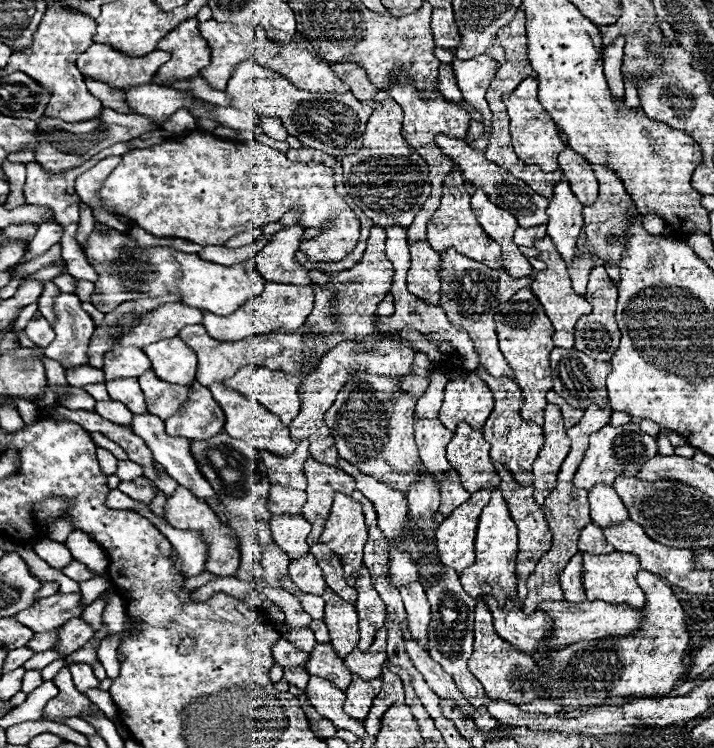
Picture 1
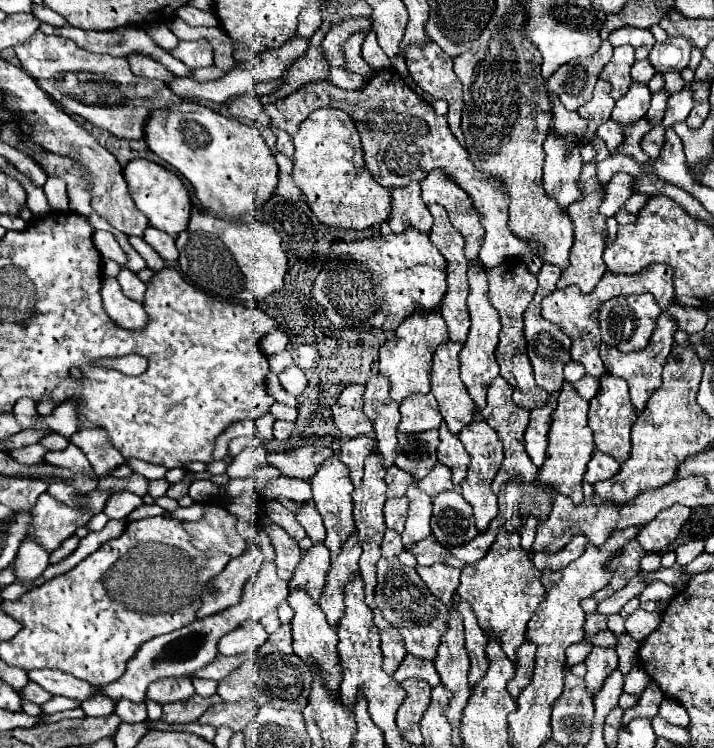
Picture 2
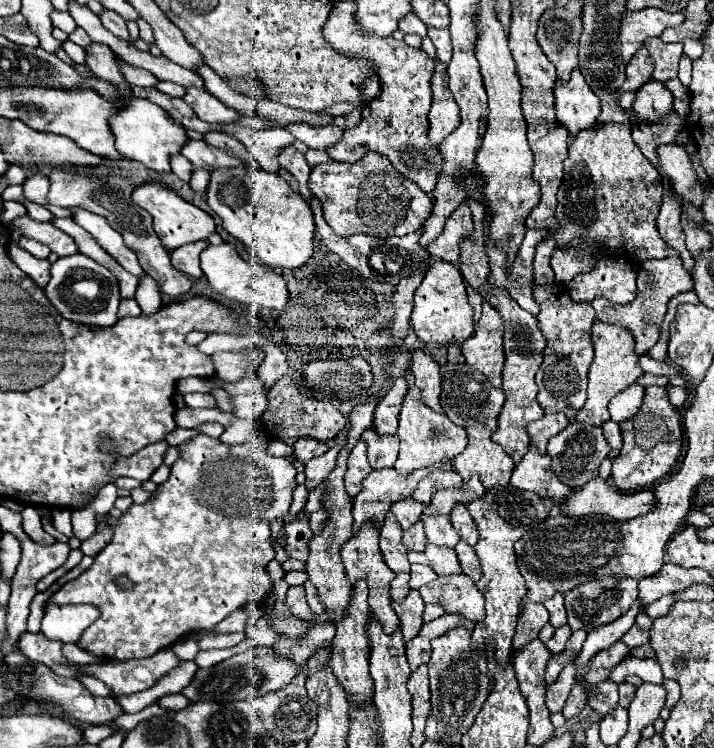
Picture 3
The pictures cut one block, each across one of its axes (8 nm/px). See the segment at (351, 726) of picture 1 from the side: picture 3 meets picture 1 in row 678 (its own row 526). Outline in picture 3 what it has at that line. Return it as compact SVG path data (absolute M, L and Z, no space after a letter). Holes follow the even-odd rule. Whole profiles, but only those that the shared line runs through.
M320 508L318 512L312 512L312 514L310 514L310 528L312 528L312 532L314 532L314 534L322 530L322 526L324 526L324 520L326 520L326 518L328 518L328 512L326 512L326 510L322 512L322 508Z

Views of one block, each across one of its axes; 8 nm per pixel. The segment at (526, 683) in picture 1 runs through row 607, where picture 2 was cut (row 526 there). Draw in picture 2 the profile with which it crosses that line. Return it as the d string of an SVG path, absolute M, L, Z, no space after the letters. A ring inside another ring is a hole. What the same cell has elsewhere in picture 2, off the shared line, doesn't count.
M474 420L470 422L462 432L460 432L460 440L466 448L466 452L470 454L470 468L468 474L462 482L462 496L472 504L474 508L474 518L476 518L476 528L480 532L484 532L490 524L492 518L498 516L498 500L490 488L490 482L494 480L496 472L500 470L502 464L502 442L498 440L498 434L486 424L486 420Z

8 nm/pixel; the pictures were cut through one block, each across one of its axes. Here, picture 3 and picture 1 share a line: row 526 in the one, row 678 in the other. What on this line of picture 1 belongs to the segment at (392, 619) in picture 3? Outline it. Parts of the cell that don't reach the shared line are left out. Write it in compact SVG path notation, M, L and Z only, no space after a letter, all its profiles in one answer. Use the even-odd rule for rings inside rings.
M380 628L370 650L362 652L362 650L354 648L344 658L344 664L350 668L352 674L356 674L360 678L366 678L366 680L380 678L382 664L386 662L386 640L388 640L388 632L386 632L386 628Z

